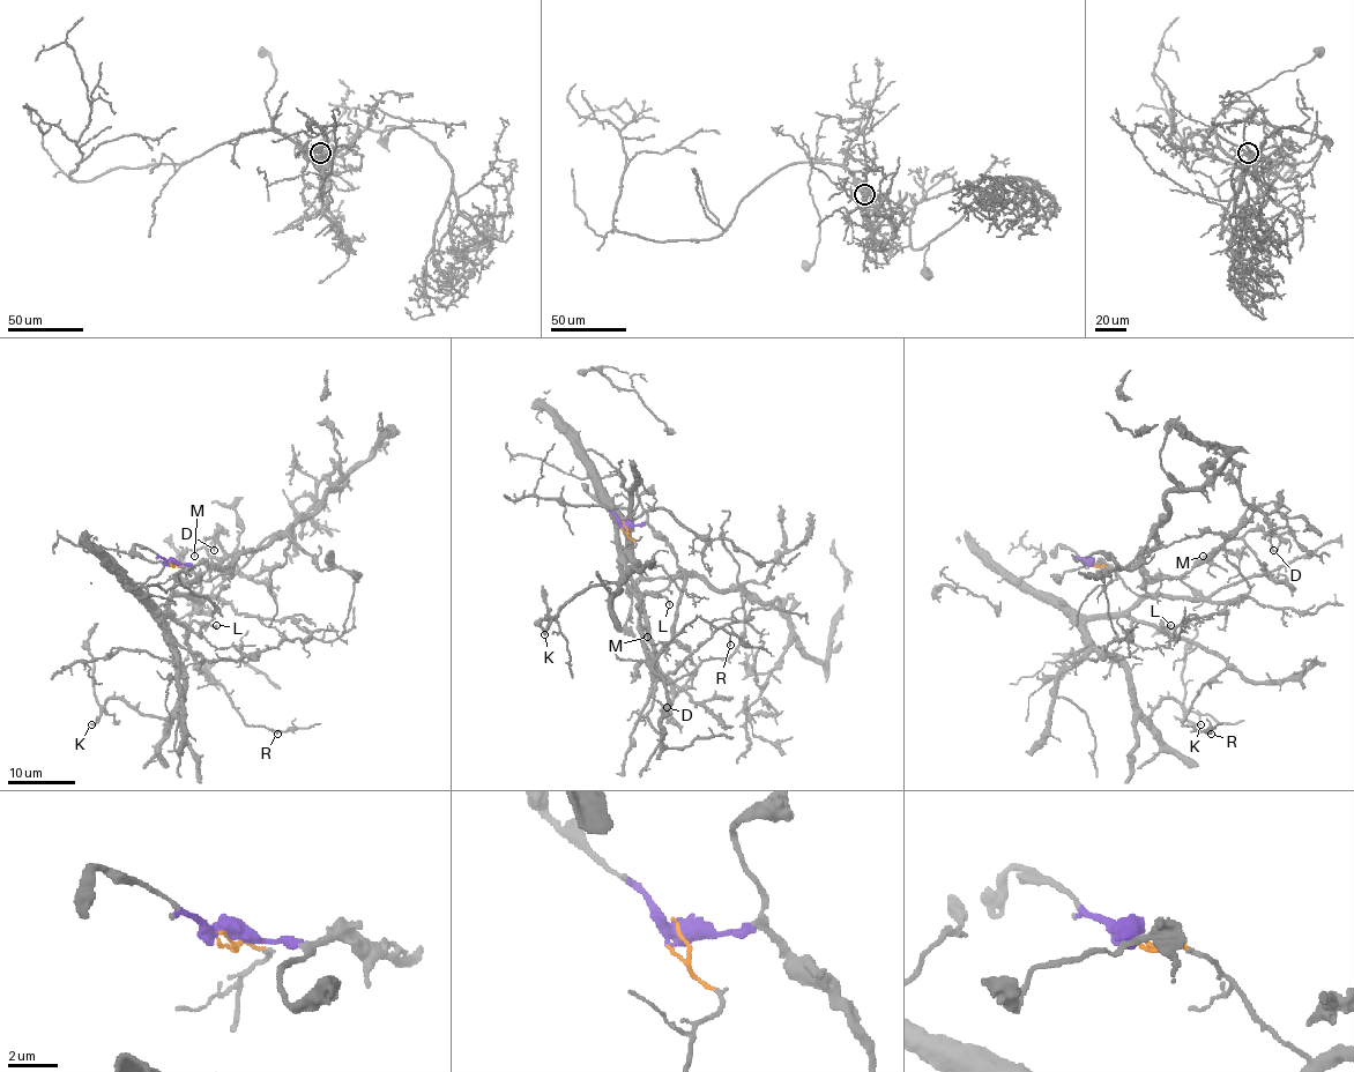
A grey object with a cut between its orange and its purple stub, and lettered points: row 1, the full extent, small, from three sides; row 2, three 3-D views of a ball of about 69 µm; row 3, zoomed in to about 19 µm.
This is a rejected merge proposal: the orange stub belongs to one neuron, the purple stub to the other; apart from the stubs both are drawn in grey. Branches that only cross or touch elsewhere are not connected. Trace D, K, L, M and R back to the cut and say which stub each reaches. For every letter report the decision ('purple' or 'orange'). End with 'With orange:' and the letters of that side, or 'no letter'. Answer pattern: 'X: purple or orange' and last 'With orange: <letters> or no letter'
D: purple
K: orange
L: orange
M: purple
R: orange
With orange: K, L, R

